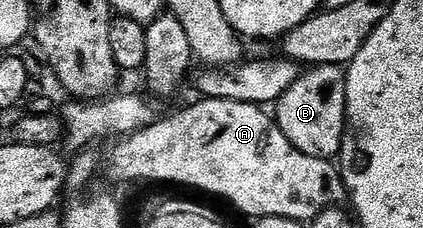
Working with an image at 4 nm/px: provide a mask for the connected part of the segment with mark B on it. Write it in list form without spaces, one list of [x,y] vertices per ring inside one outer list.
[[[313,66],[276,101],[275,122],[287,134],[291,146],[303,154],[320,160],[332,161],[341,152],[341,143],[347,140],[347,113],[345,110],[346,69],[341,66]]]

